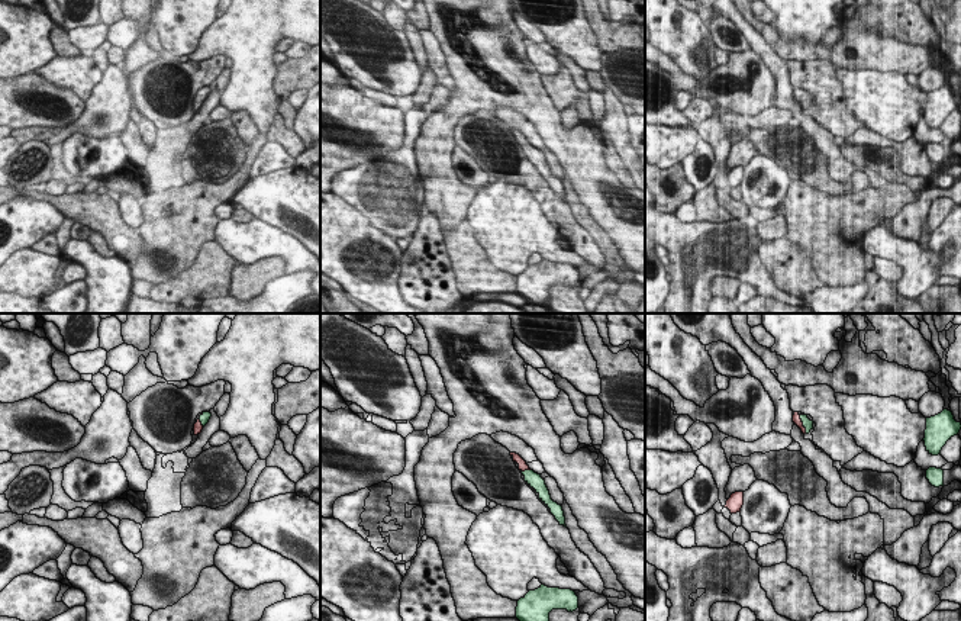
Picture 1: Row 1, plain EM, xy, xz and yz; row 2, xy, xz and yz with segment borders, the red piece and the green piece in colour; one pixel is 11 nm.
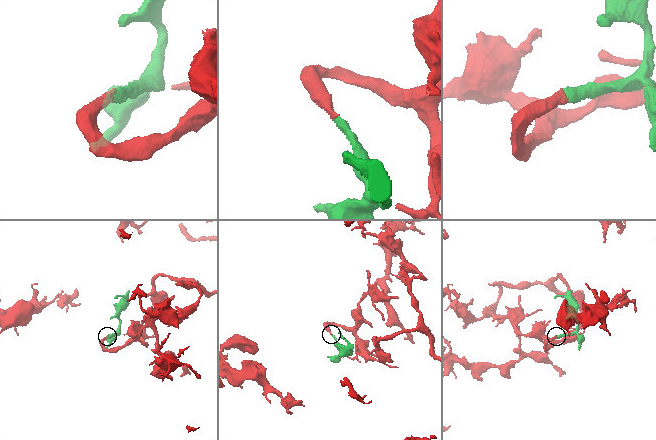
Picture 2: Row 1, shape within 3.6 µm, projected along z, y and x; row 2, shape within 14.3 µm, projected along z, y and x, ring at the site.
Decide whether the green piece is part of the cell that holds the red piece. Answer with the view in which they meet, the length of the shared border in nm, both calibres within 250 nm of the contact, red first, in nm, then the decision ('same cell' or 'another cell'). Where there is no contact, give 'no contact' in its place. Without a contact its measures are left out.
contact in yz; length 220 nm; calibres 100 and 120 nm; same cell

